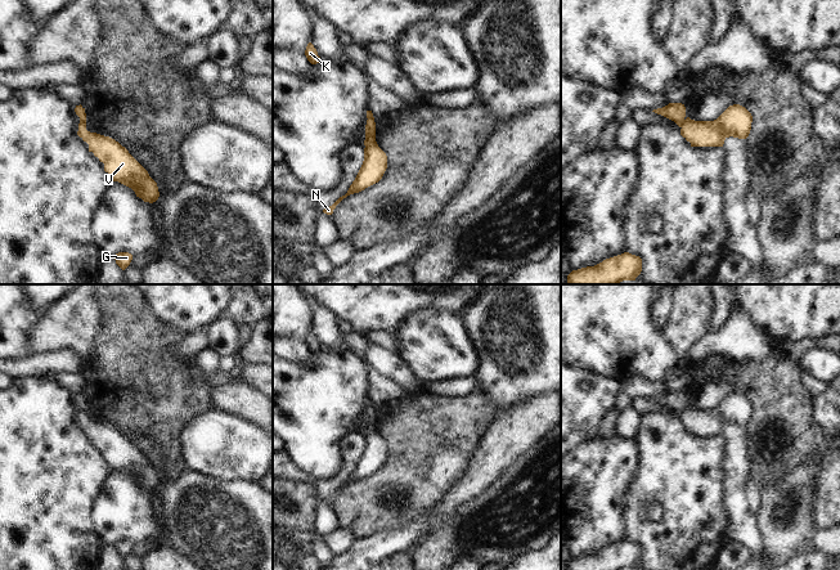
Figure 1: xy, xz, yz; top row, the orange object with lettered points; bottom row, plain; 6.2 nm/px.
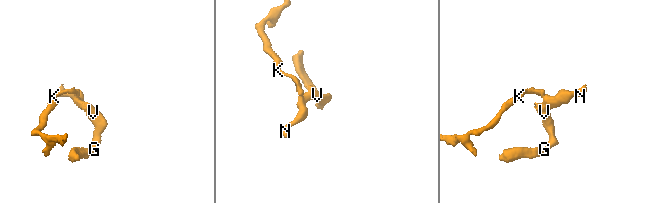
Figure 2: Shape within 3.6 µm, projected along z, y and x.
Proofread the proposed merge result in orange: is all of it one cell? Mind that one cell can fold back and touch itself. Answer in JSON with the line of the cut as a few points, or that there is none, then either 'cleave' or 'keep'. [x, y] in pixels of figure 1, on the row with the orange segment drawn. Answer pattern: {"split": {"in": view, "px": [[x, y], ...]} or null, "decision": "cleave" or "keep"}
{"split": {"in": "yz", "px": [[684, 120], [681, 126]]}, "decision": "cleave"}

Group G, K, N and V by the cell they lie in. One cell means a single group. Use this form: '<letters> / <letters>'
G N V / K

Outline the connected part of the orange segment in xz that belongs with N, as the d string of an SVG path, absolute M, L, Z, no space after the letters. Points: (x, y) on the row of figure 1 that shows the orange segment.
M368 118L365 125L365 140L364 140L364 161L363 165L350 185L347 193L340 197L332 206L323 210L324 214L332 215L336 206L347 196L359 193L365 188L378 183L386 169L387 169L387 156L378 147L376 142L376 122L374 118Z

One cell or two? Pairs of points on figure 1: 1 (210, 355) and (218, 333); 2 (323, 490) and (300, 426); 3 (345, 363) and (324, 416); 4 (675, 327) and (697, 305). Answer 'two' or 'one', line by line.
1: two
2: two
3: one
4: one

